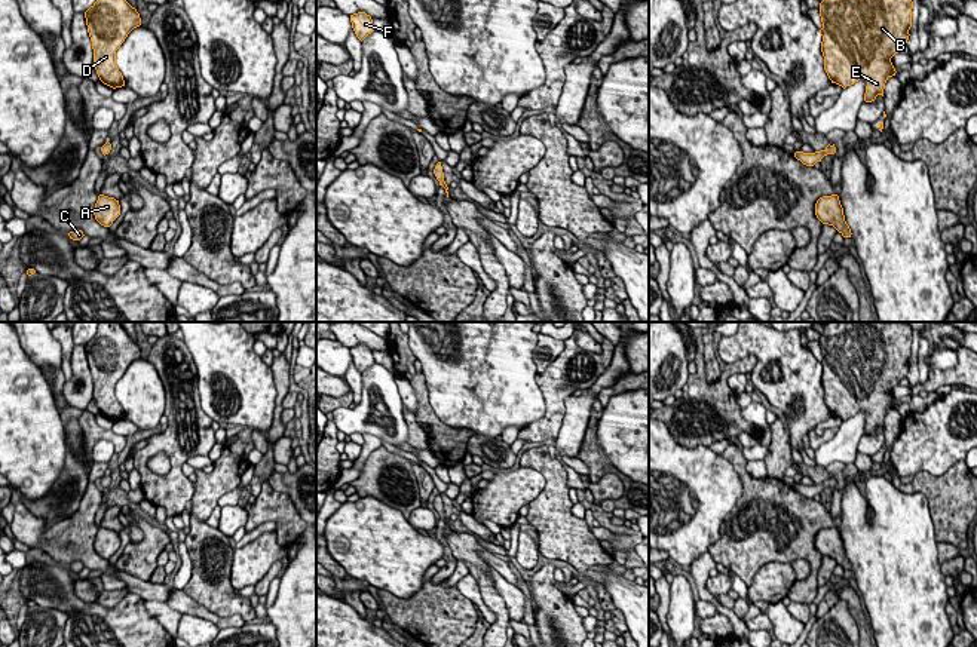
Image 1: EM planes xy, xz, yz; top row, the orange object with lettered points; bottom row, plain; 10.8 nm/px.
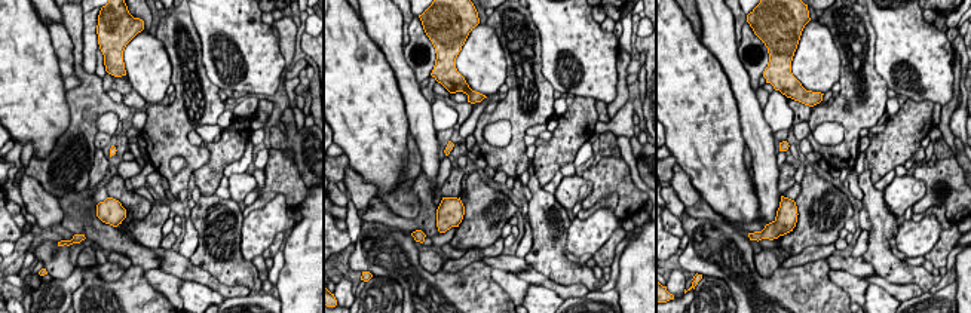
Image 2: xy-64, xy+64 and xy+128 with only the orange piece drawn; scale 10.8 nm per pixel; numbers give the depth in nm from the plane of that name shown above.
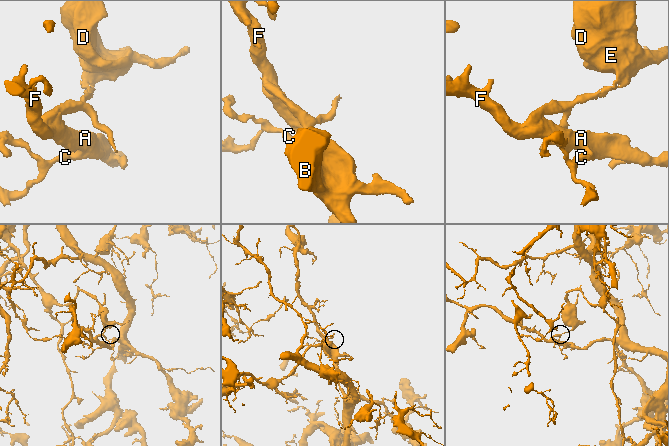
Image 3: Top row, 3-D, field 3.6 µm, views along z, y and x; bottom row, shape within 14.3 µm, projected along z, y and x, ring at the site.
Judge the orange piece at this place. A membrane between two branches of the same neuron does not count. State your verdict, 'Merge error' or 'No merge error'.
Merge error

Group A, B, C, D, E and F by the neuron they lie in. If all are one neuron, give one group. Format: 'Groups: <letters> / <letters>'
Groups: A C F / B D E

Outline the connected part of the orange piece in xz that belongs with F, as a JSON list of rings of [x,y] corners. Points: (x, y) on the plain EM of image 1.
[[[365,344],[350,347],[350,355],[356,370],[361,374],[376,362],[371,349]]]

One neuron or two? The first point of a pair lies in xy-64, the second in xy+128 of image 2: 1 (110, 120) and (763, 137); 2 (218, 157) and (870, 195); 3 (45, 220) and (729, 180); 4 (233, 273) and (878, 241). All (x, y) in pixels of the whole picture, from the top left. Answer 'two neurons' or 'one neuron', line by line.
1: two neurons
2: two neurons
3: two neurons
4: one neuron

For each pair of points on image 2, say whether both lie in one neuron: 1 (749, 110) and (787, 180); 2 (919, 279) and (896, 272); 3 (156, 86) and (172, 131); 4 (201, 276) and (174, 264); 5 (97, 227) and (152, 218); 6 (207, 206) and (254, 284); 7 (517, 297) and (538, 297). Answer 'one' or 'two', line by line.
1: two
2: one
3: two
4: one
5: two
6: one
7: two

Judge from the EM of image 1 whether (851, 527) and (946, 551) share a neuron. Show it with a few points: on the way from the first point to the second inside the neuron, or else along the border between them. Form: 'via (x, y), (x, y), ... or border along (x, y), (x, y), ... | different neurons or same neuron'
border along (937, 543), (937, 561), (940, 564) | different neurons

